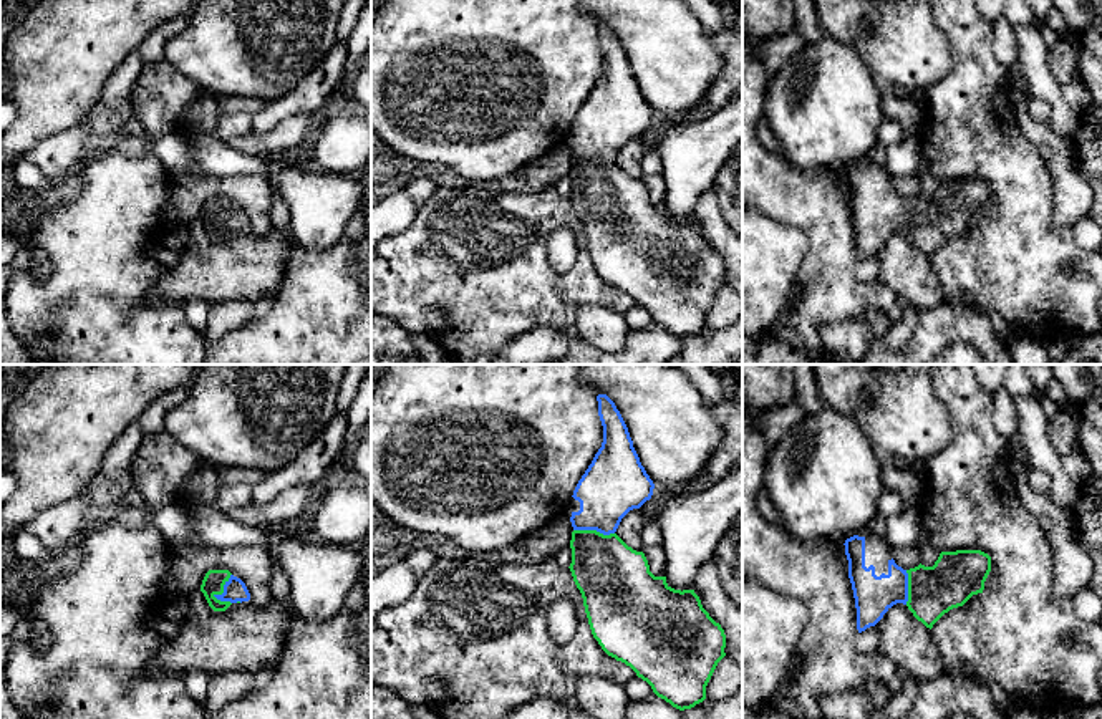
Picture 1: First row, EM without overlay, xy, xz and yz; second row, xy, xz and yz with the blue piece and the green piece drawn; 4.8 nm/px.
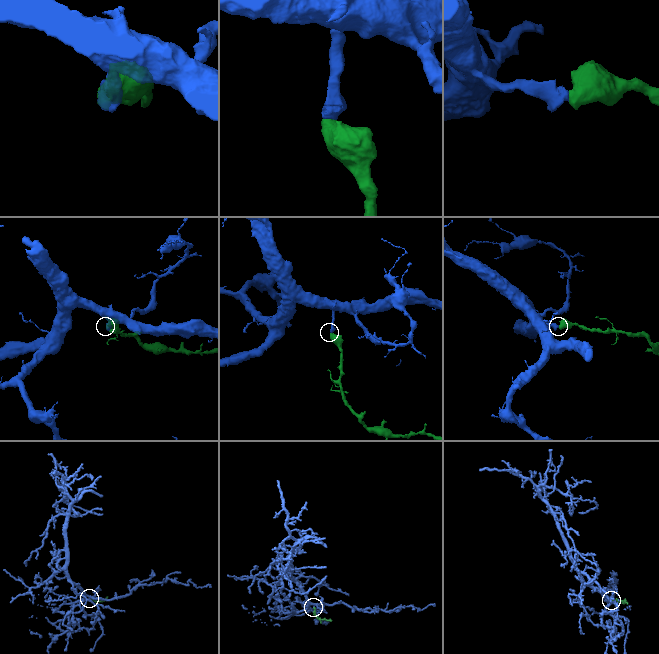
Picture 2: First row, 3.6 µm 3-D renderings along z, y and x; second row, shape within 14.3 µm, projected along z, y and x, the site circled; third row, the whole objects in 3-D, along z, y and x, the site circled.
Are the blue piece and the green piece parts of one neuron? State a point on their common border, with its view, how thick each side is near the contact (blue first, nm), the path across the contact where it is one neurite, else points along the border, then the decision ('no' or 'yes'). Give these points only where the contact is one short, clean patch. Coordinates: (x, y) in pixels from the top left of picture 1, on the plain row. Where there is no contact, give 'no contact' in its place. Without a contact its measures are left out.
xy (224, 217) | 110/110 nm | across xy (234, 219), (224, 217), (214, 209) | yes

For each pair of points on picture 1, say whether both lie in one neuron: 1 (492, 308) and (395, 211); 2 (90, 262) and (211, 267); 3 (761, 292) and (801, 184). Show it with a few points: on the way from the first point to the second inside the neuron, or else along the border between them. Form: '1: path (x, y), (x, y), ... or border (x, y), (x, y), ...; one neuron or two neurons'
1: border (420, 207), (406, 226), (388, 236); two neurons
2: border (169, 269), (154, 282), (148, 294), (148, 302); two neurons
3: border (759, 211), (796, 226), (806, 236), (804, 259); two neurons

